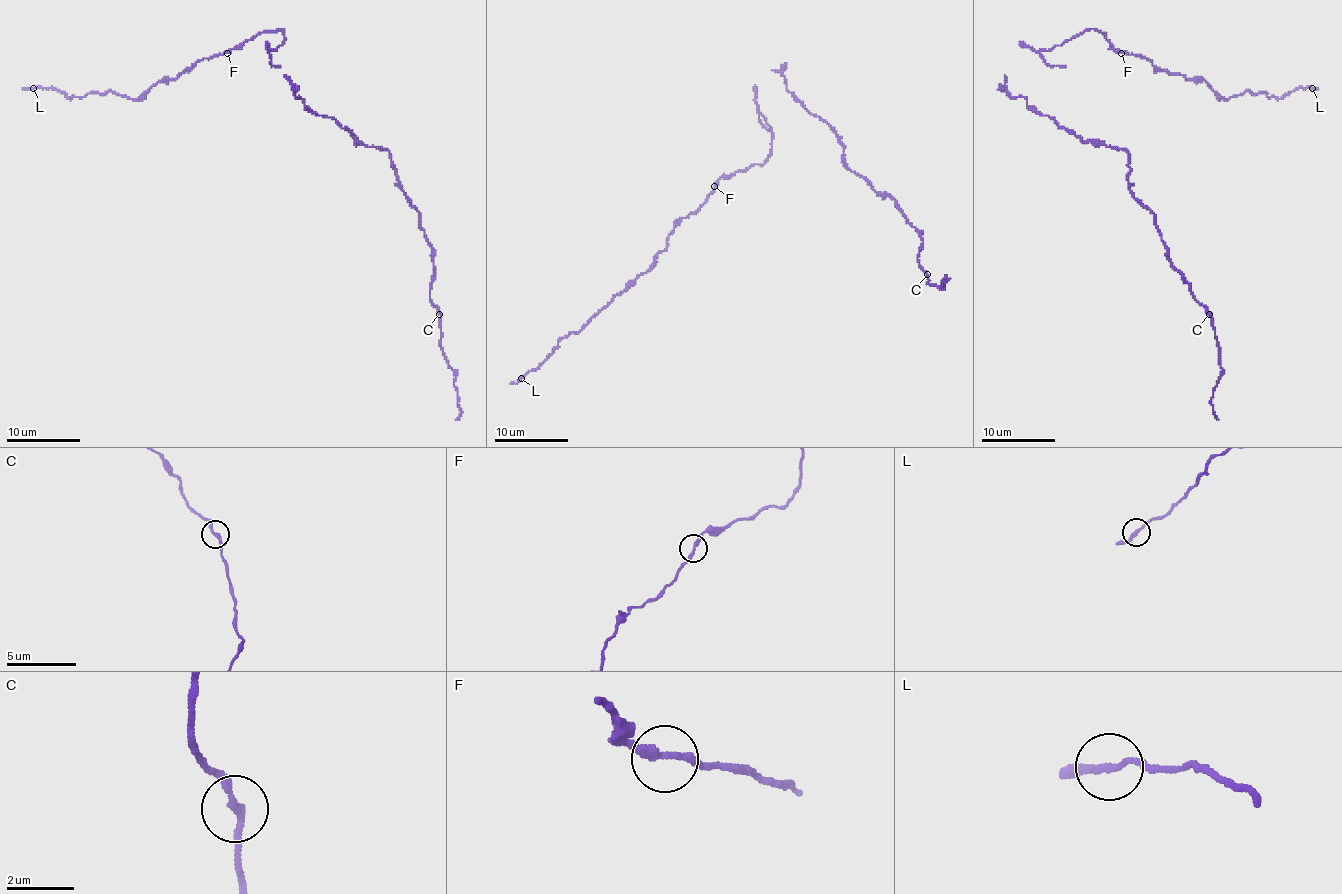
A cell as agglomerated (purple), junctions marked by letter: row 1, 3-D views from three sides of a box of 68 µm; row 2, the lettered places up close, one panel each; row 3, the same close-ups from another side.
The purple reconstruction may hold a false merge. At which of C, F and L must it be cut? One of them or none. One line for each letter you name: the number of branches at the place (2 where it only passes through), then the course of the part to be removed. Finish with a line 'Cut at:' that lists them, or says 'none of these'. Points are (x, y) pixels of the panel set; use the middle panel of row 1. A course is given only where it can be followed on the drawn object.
Cut at: none of these

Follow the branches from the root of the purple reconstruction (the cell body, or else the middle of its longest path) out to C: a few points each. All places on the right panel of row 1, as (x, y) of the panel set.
C: (1006, 86), (1012, 97), (1023, 97), (1084, 141), (1128, 154), (1128, 189), (1154, 215), (1170, 265), (1209, 314)

